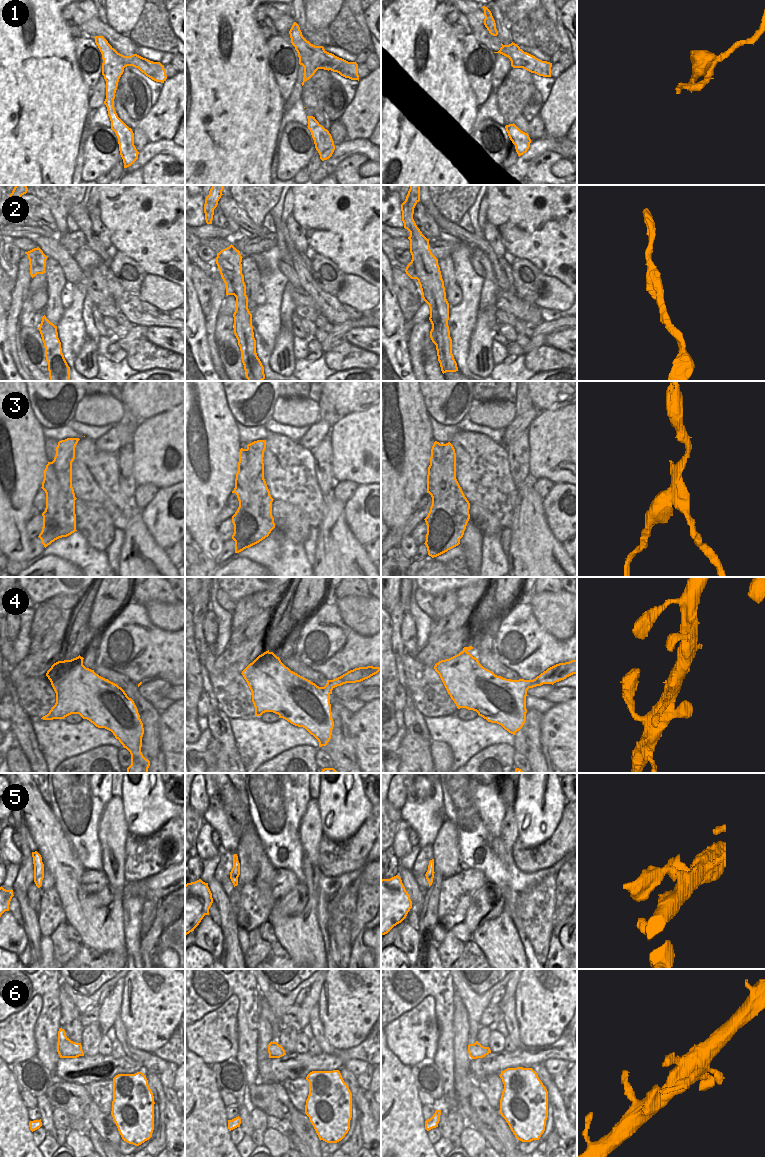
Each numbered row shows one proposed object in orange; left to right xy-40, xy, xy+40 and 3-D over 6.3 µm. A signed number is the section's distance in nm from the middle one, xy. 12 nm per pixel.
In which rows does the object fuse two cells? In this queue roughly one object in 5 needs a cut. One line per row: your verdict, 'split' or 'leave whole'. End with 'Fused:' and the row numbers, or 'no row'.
1: split
2: leave whole
3: split
4: leave whole
5: leave whole
6: leave whole
Fused: 1, 3

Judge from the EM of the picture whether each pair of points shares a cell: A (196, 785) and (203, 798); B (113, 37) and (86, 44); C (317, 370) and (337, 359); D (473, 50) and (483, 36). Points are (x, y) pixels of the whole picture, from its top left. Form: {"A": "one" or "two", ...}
{"A": "one", "B": "two", "C": "two", "D": "two"}

